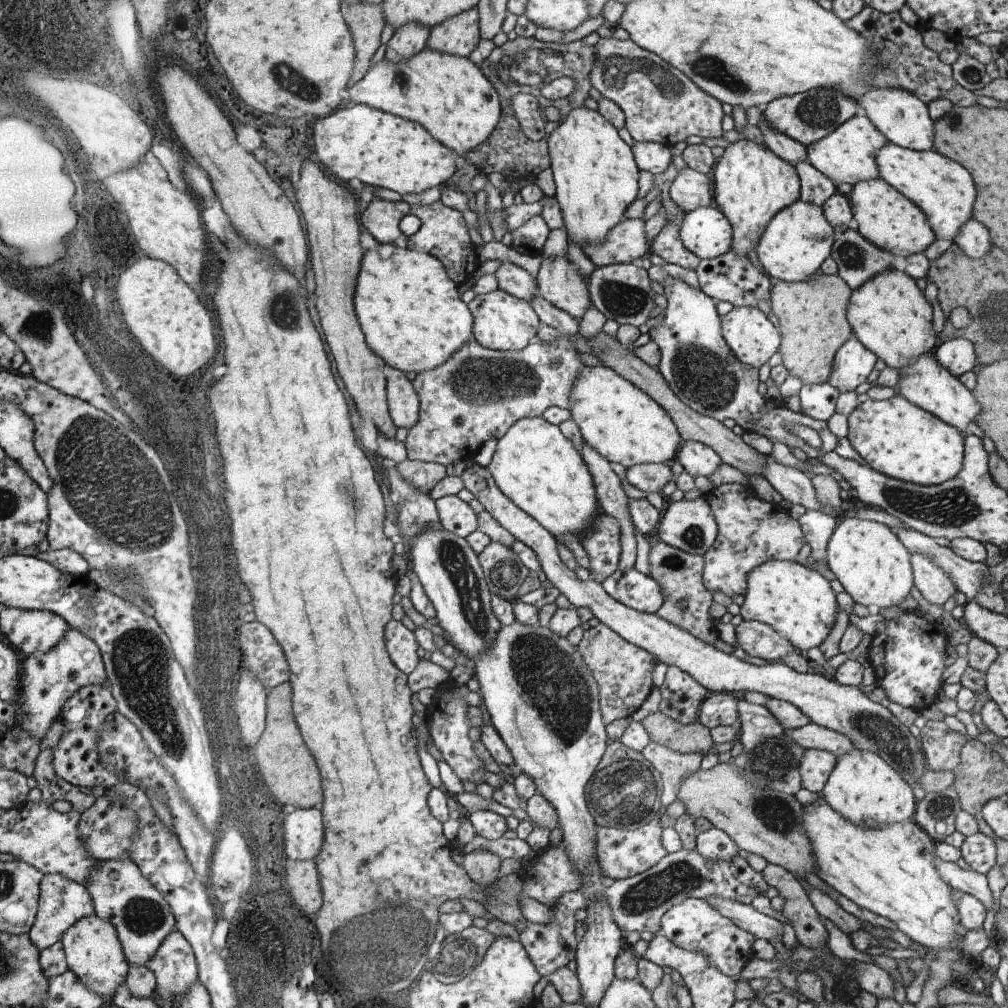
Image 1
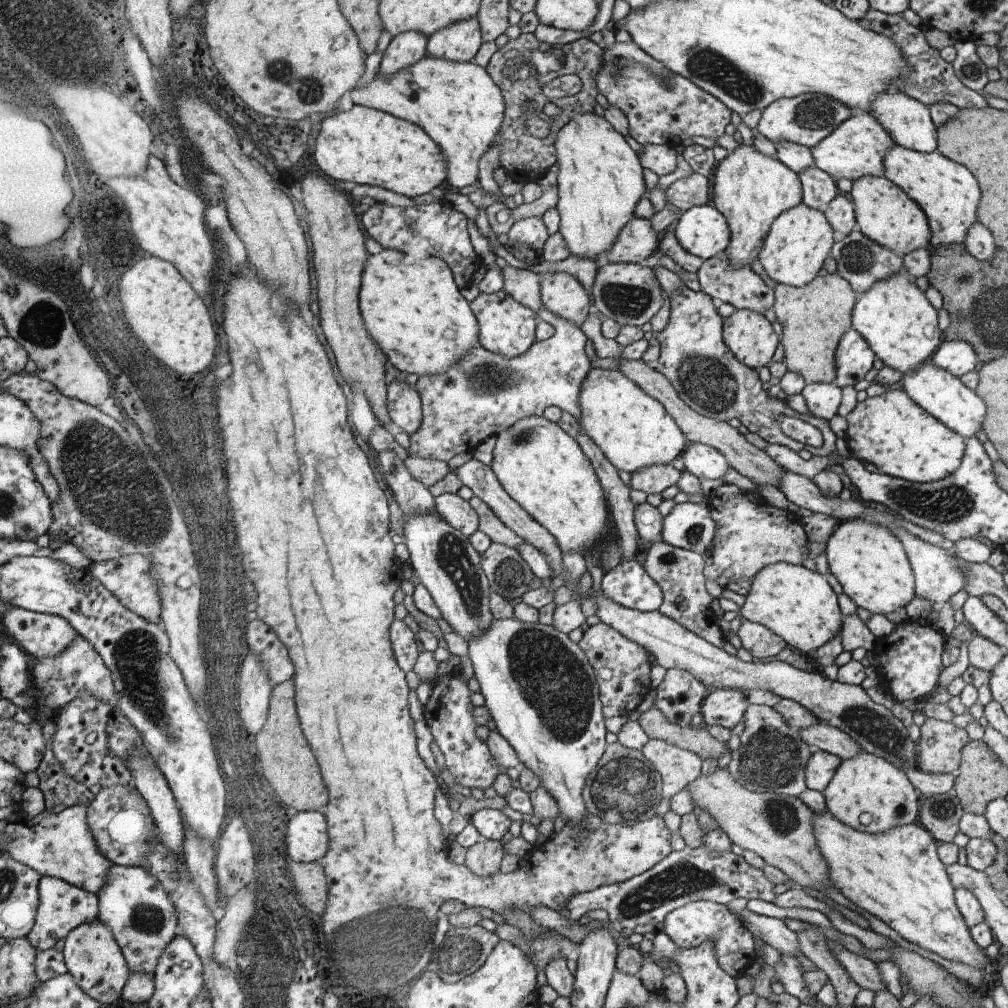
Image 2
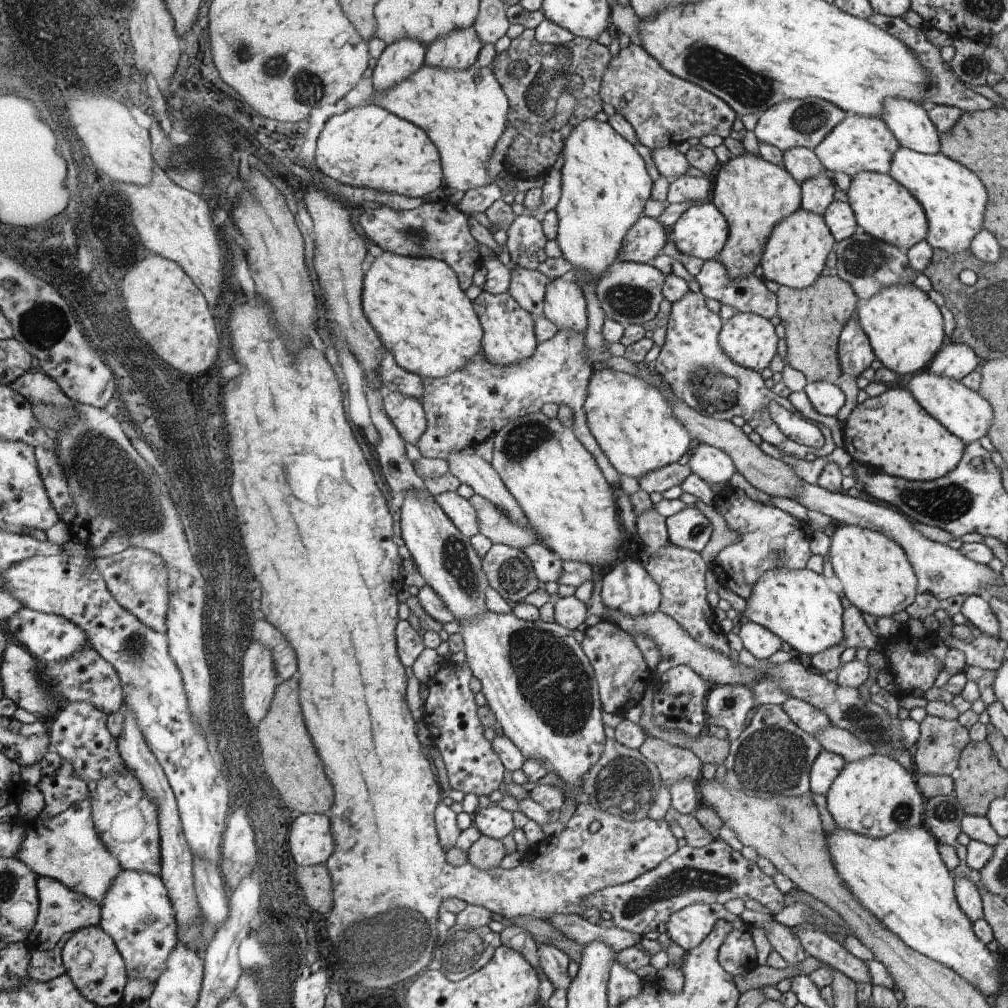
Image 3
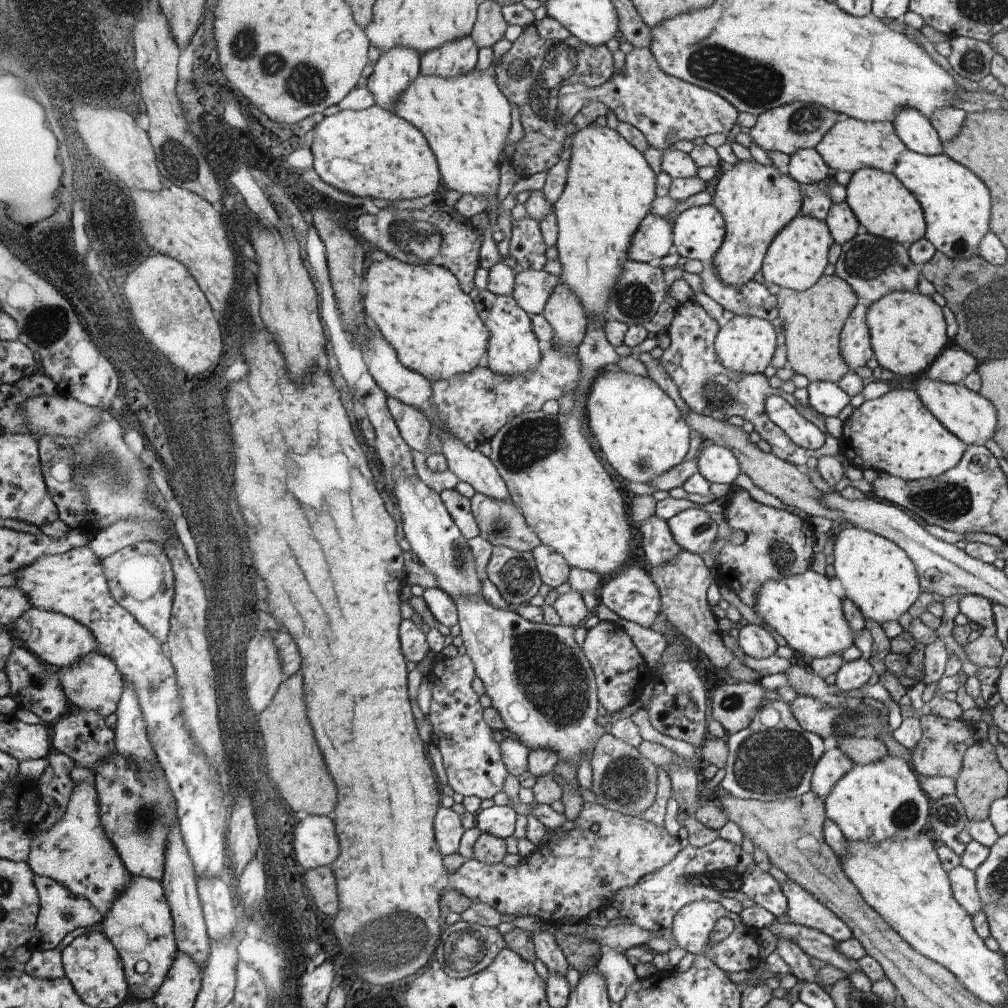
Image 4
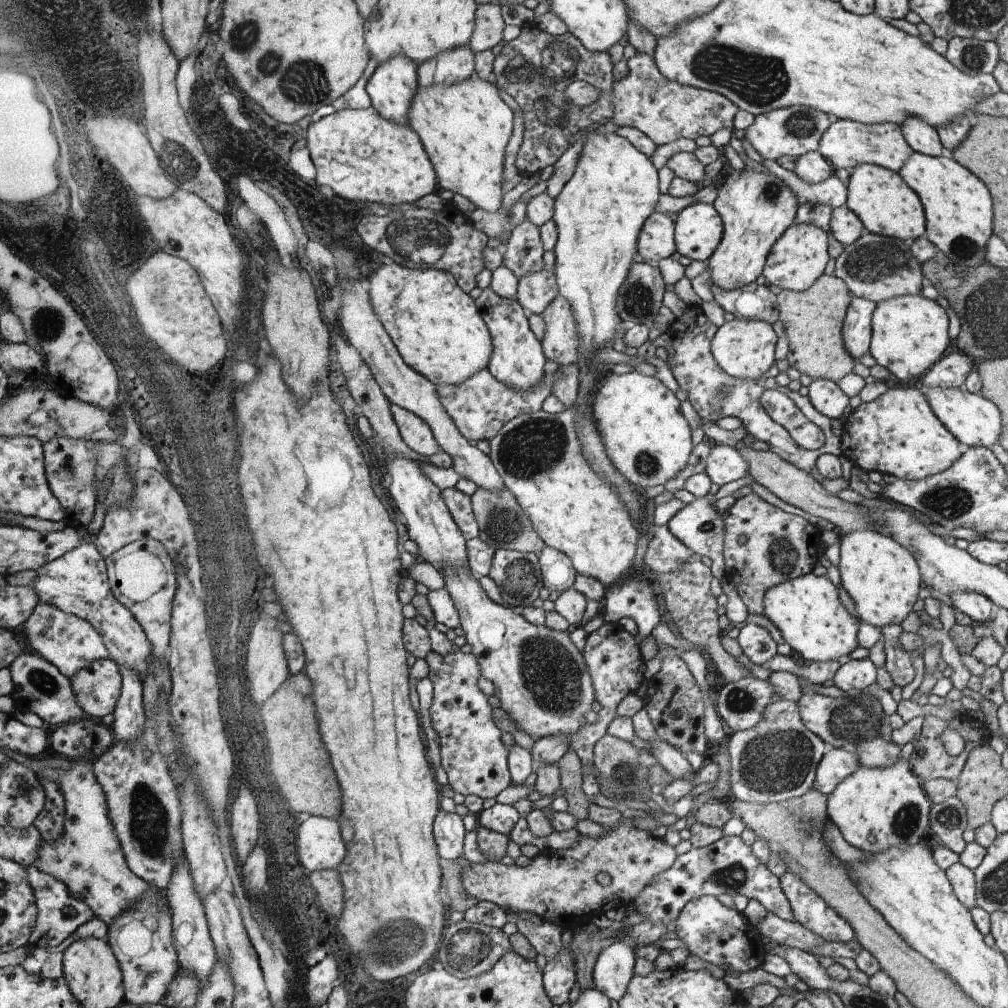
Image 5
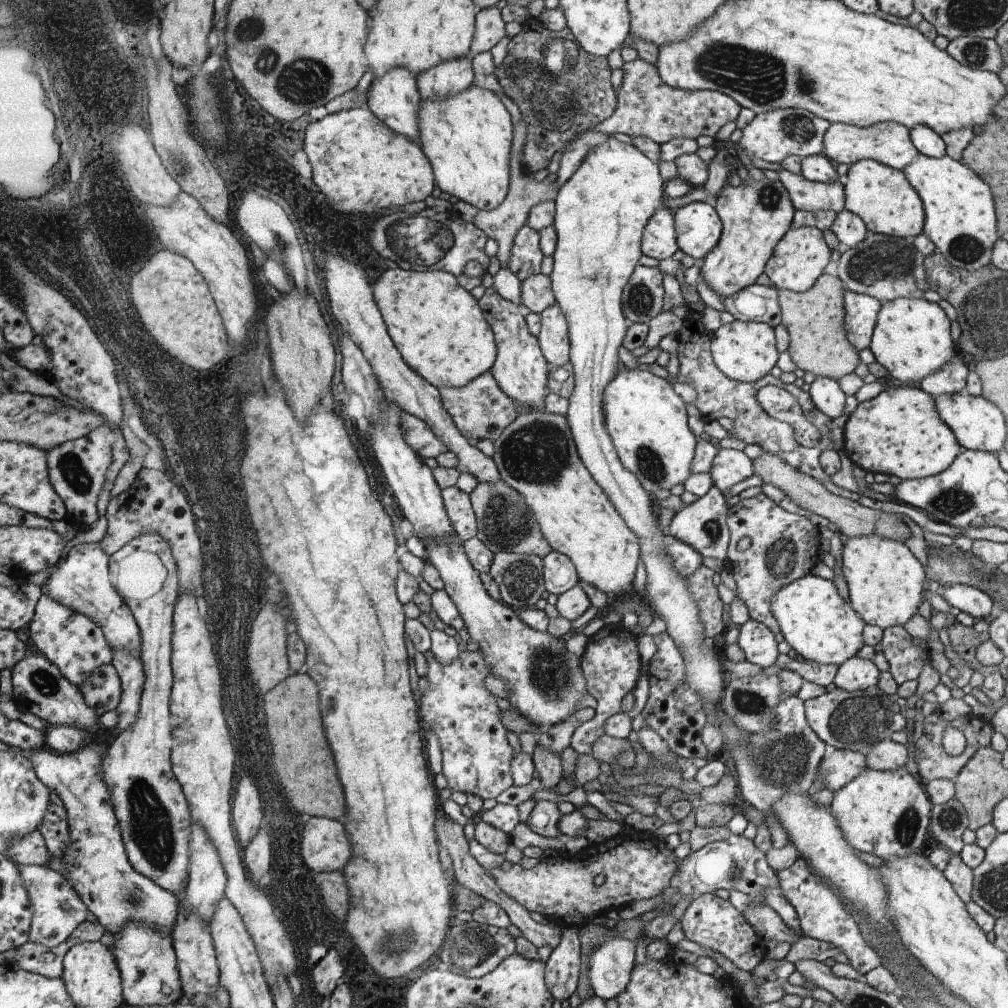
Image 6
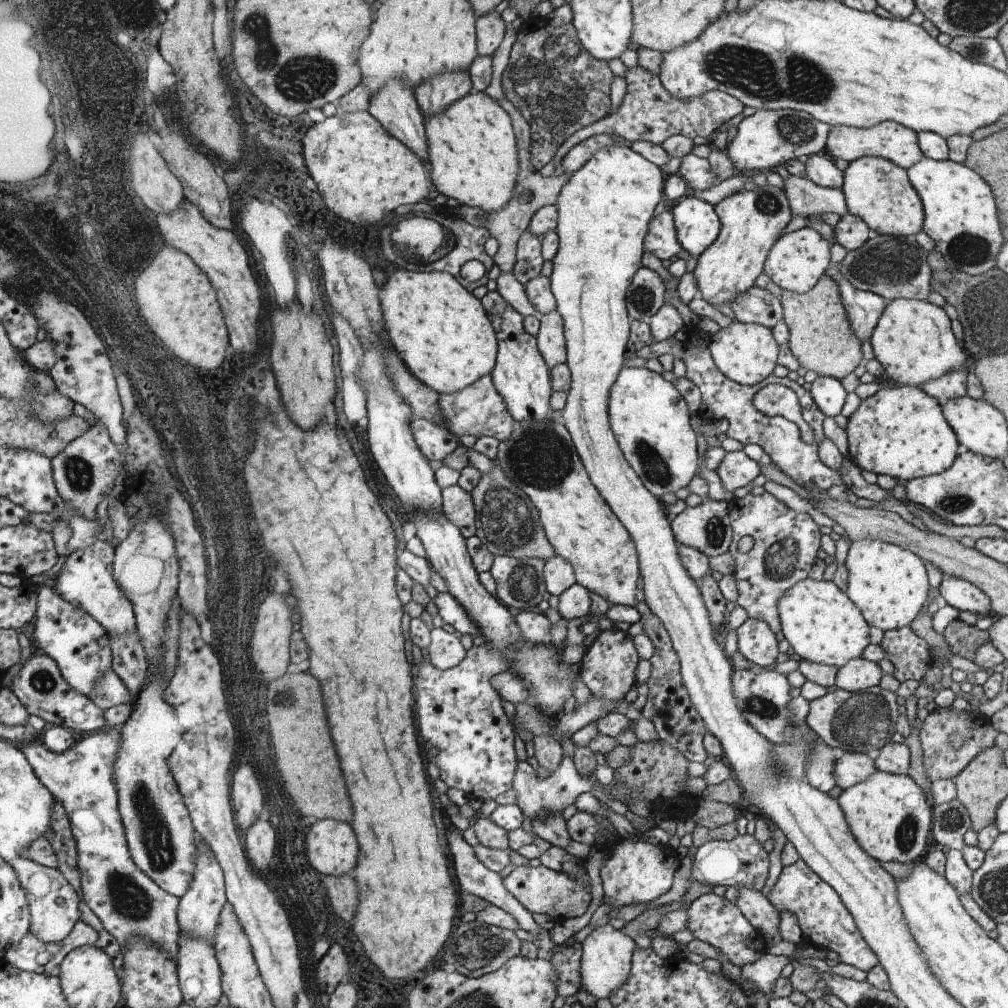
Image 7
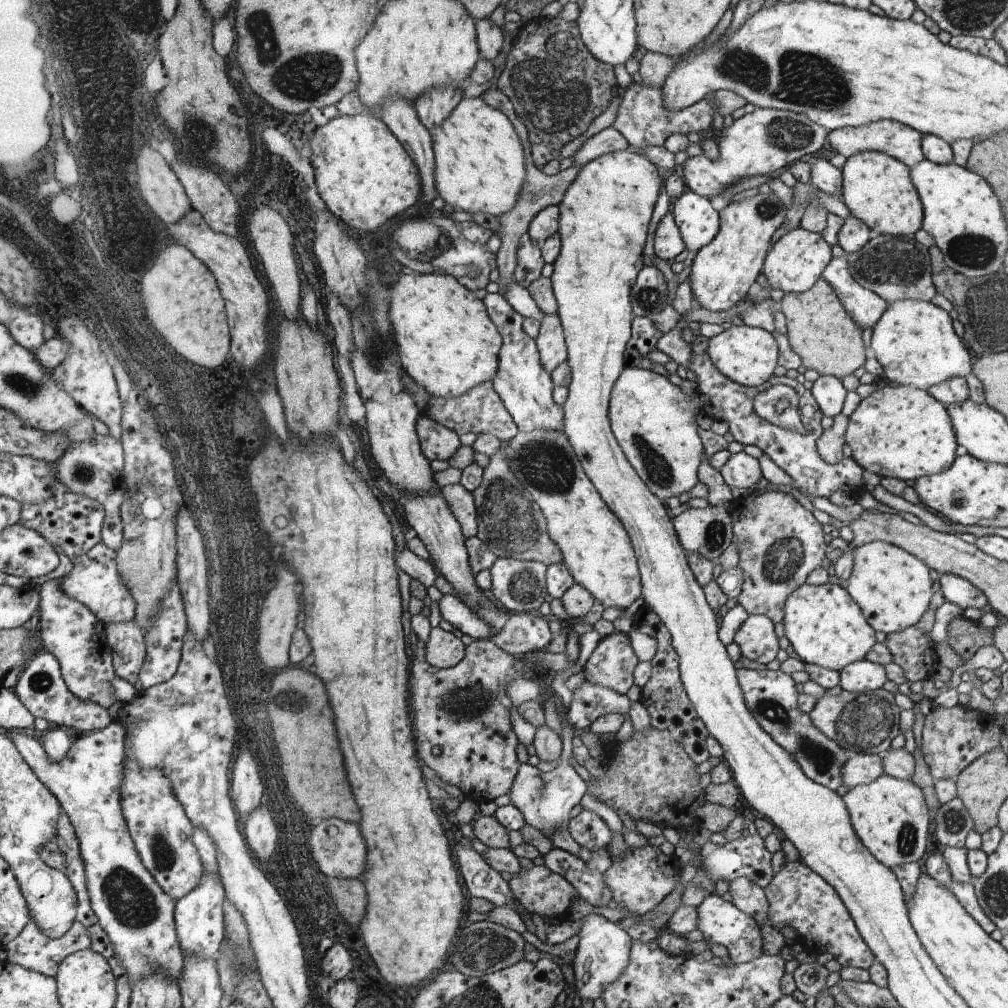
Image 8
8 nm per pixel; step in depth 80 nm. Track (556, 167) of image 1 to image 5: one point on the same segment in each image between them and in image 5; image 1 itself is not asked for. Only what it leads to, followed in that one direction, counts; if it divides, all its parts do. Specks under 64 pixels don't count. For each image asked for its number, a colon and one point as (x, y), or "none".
2: (598, 177)
3: (604, 185)
4: (609, 186)
5: (600, 213)

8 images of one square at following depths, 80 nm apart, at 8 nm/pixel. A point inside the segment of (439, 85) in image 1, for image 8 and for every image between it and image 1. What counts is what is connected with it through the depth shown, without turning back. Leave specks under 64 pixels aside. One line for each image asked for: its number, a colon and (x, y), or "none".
2: (459, 104)
3: (464, 111)
4: (466, 119)
5: (465, 126)
6: (467, 136)
7: (473, 151)
8: (481, 165)

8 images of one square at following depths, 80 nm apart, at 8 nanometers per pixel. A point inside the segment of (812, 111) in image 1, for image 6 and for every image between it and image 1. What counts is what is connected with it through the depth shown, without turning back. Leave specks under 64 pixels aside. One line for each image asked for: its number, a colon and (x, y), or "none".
2: (808, 118)
3: (792, 123)
4: (790, 127)
5: (793, 131)
6: (772, 136)

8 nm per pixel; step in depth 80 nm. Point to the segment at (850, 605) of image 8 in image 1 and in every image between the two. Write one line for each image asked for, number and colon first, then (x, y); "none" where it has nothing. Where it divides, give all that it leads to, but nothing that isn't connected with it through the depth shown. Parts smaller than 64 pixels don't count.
1: (796, 600)
2: (798, 604)
3: (798, 606)
4: (802, 608)
5: (807, 610)
6: (816, 621)
7: (821, 623)

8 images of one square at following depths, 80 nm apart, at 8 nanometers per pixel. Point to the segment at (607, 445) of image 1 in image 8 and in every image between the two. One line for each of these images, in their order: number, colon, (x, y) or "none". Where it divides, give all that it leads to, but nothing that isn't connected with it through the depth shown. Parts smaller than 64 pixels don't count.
2: (633, 430)
3: (635, 427)
4: (640, 431)
5: (648, 440)
6: (647, 421)
7: (650, 419)
8: (654, 423)

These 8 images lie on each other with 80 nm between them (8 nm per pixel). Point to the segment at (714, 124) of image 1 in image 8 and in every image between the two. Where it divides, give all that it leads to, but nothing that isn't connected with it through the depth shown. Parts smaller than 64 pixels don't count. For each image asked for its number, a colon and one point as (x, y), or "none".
2: (662, 107)
3: (664, 110)
4: (665, 109)
5: (664, 110)
6: (647, 106)
7: (649, 111)
8: (643, 119)

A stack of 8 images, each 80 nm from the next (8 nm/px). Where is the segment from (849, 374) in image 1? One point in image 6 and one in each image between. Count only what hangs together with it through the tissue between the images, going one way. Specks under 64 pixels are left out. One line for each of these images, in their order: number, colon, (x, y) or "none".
2: (854, 358)
3: (855, 354)
4: (855, 341)
5: (856, 331)
6: (861, 311)

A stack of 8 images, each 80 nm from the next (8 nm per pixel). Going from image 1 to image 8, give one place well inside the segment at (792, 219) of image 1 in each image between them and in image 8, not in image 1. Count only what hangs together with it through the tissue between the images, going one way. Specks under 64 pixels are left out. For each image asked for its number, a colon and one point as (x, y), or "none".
2: (799, 241)
3: (795, 254)
4: (796, 258)
5: (796, 260)
6: (799, 258)
7: (797, 261)
8: (795, 263)

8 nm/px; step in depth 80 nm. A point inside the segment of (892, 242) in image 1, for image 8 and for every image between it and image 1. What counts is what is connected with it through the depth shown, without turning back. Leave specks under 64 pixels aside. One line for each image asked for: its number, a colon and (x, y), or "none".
2: (885, 213)
3: (883, 208)
4: (884, 207)
5: (887, 206)
6: (881, 196)
7: (879, 192)
8: (877, 189)

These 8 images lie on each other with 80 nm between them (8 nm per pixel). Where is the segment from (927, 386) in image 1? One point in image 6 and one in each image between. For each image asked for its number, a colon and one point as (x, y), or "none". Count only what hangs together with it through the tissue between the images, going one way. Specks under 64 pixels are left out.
2: (937, 391)
3: (964, 412)
4: (968, 415)
5: (975, 421)
6: (978, 424)

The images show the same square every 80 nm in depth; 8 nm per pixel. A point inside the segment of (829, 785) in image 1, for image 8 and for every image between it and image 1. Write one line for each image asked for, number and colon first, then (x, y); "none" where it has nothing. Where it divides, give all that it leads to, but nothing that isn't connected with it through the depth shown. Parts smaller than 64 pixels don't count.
2: (868, 793)
3: (875, 796)
4: (884, 799)
5: (876, 808)
6: (887, 813)
7: (890, 816)
8: (890, 816)

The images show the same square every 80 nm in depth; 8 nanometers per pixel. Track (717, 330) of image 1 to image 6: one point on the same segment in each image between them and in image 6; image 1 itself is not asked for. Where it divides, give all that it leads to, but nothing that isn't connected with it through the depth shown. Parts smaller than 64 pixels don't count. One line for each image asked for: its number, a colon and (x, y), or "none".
2: (693, 355)
3: (691, 361)
4: (704, 383)
5: (714, 394)
6: (717, 395)

